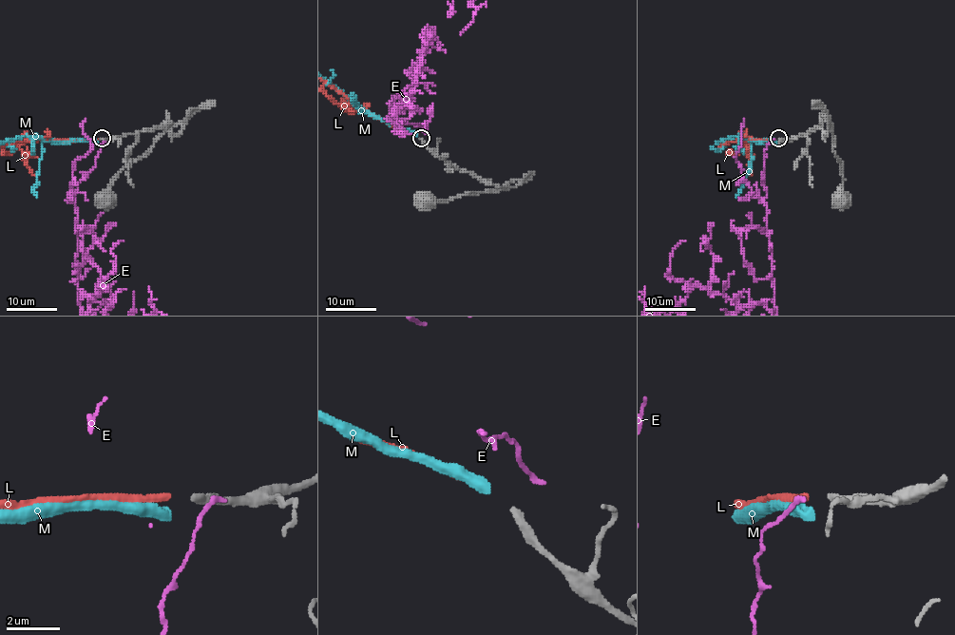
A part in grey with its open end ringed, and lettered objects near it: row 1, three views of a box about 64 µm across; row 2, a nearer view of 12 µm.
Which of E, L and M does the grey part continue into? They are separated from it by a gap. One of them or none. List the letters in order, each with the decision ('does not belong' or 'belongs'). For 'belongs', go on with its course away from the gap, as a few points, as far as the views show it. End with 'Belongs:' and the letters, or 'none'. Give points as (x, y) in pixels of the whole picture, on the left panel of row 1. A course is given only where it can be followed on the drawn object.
E: does not belong
L: belongs
M: does not belong
Belongs: L

